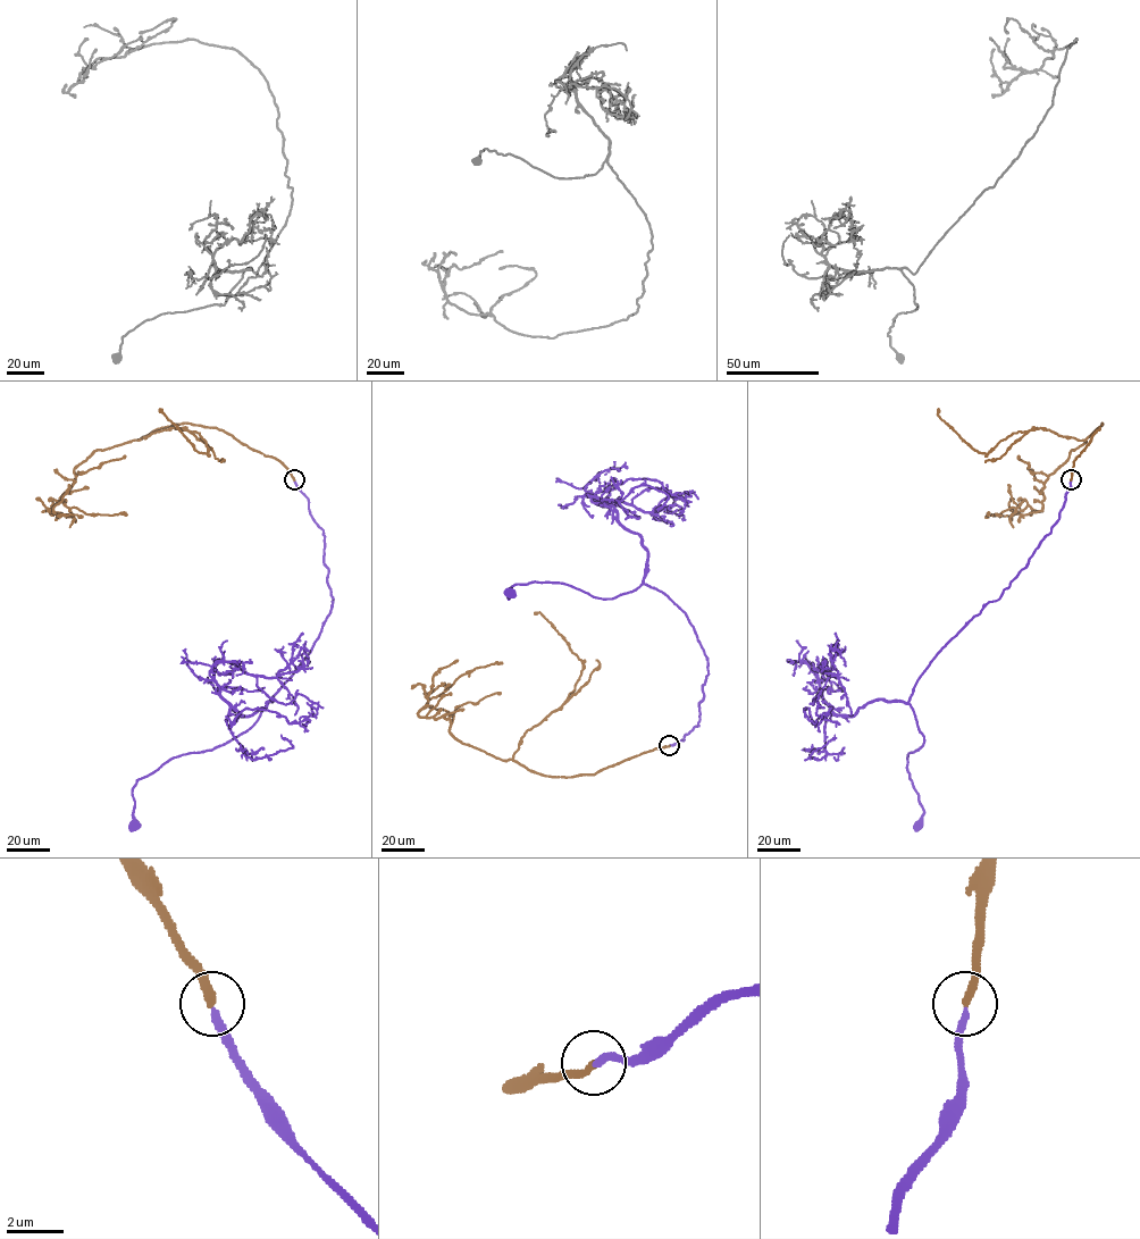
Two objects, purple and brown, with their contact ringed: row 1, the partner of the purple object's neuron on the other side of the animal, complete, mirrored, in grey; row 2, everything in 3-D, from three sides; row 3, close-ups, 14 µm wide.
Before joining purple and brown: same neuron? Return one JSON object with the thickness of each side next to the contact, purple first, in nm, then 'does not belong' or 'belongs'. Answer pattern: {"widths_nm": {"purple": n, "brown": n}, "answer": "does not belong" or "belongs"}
{"widths_nm": {"purple": 240, "brown": 240}, "answer": "does not belong"}

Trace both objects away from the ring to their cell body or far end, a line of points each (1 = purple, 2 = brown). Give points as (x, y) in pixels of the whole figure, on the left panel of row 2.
1: (294, 480), (323, 530), (330, 612), (257, 722), (140, 778), (134, 825)
2: (294, 480), (279, 461), (218, 428), (183, 423), (95, 450), (42, 511), (53, 500), (86, 515), (126, 515)

